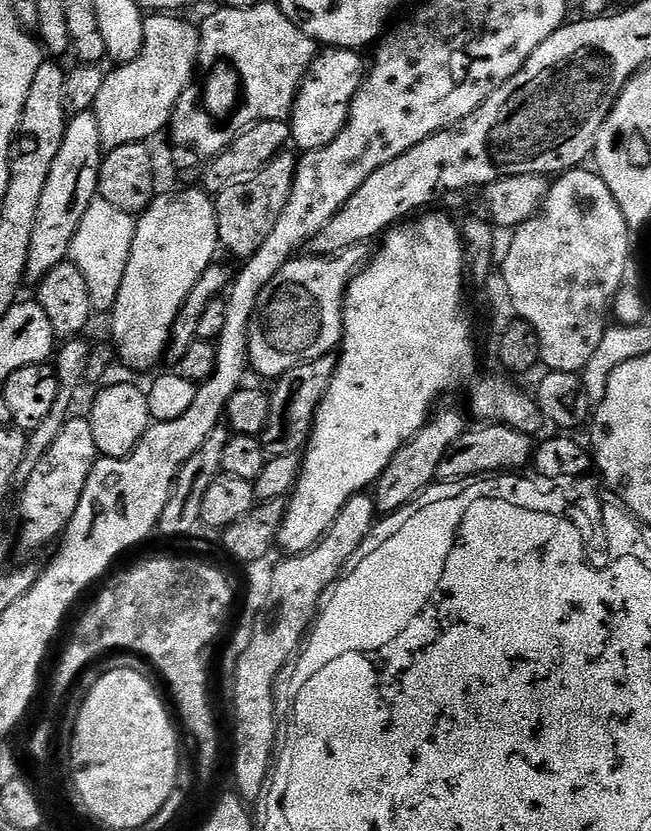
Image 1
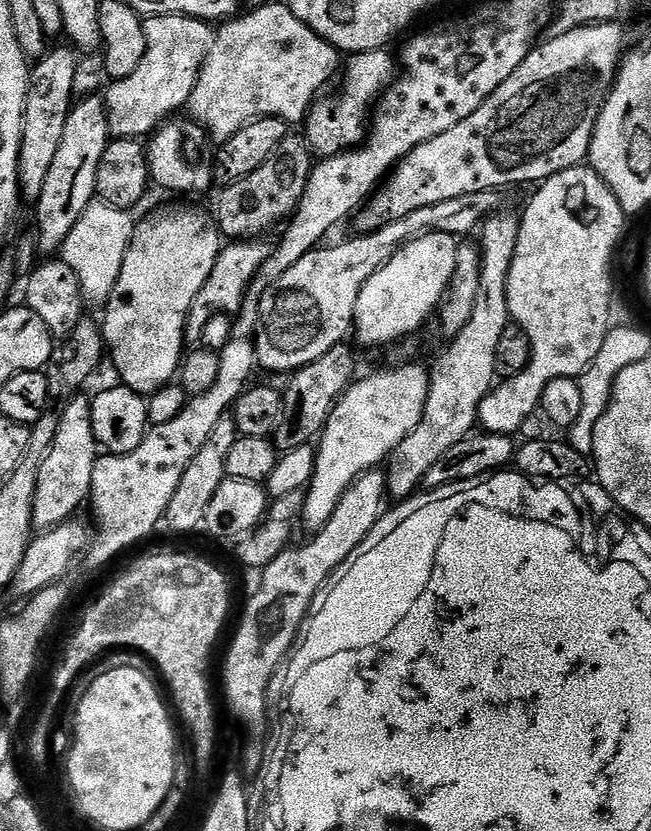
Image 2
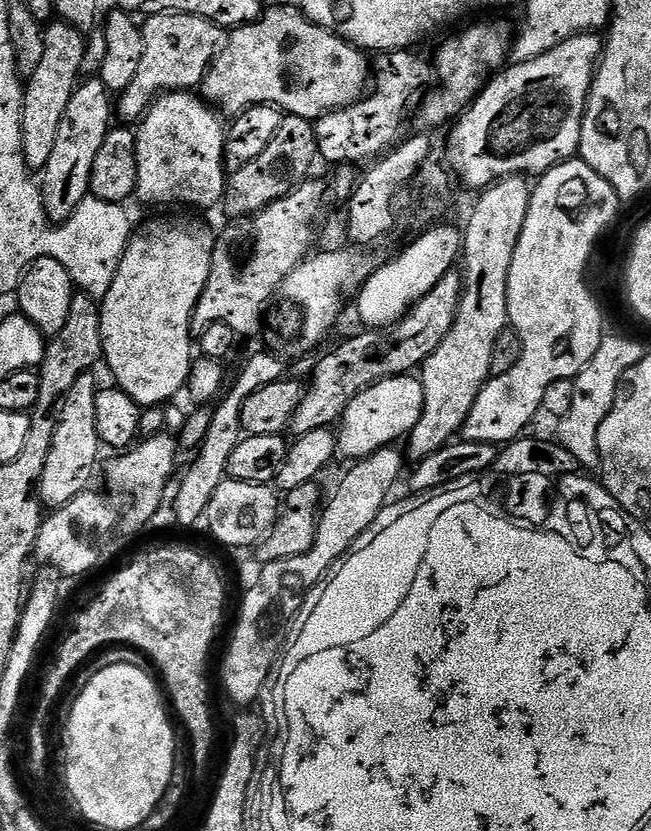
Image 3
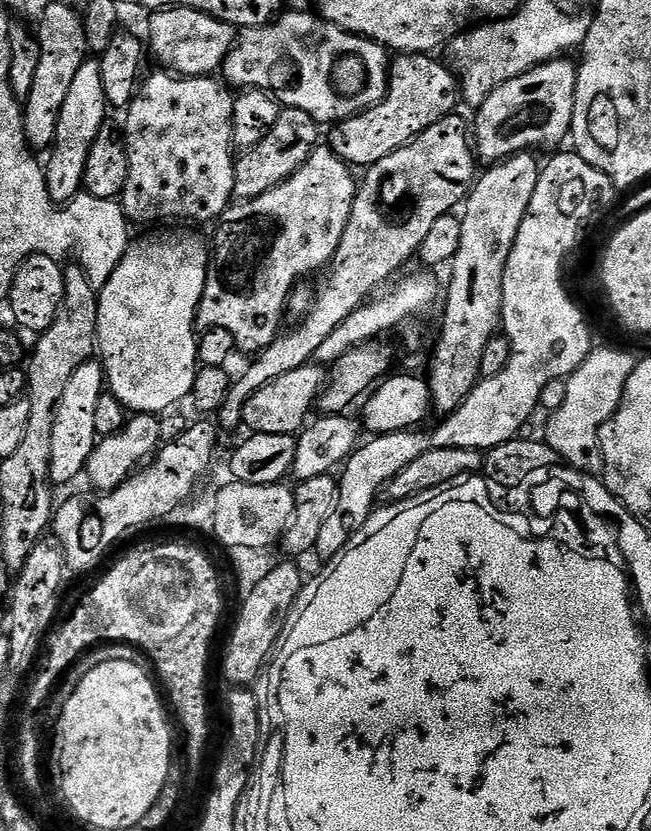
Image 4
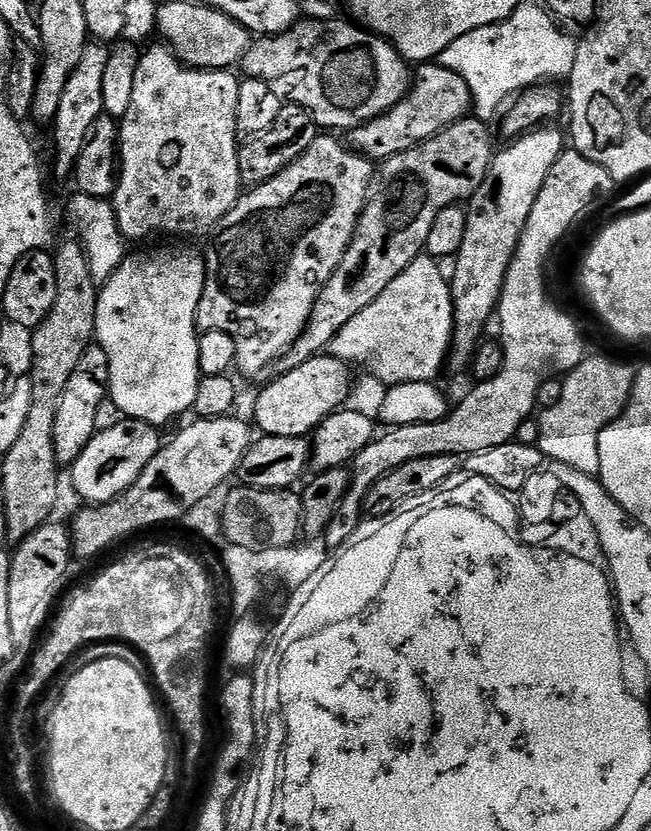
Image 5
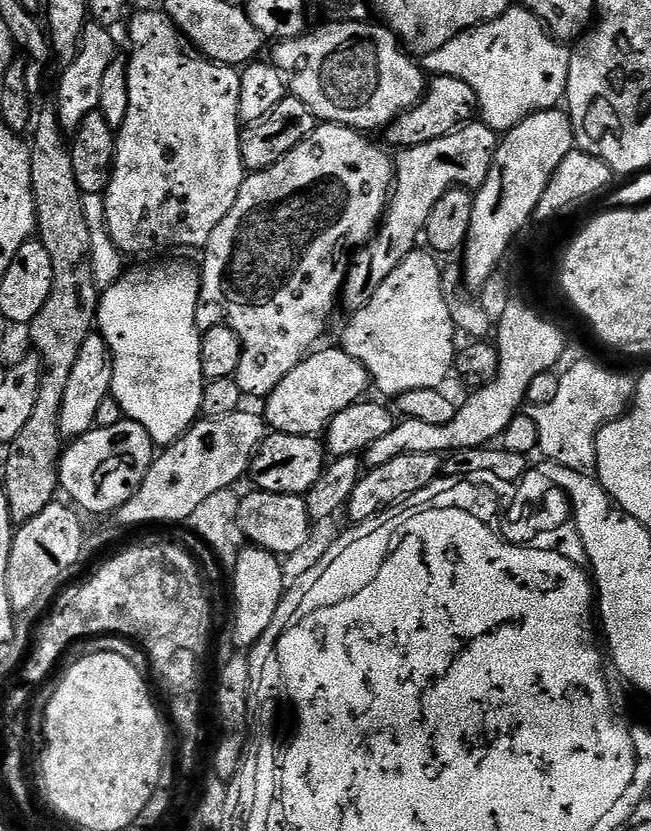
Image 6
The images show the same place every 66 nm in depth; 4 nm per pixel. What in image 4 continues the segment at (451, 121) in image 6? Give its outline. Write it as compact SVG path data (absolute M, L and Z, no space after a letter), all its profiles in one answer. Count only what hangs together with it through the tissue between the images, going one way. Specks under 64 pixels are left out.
M422 52L397 55L391 61L388 70L388 92L384 100L375 104L373 108L367 108L365 112L359 112L357 116L351 116L349 120L339 121L331 129L333 132L330 147L333 154L353 169L367 170L372 165L382 162L382 158L386 158L394 150L406 146L411 140L430 130L434 122L453 115L457 111L456 103L461 103L462 100L462 84L457 73L443 59L440 61L435 60L436 58L435 55Z

